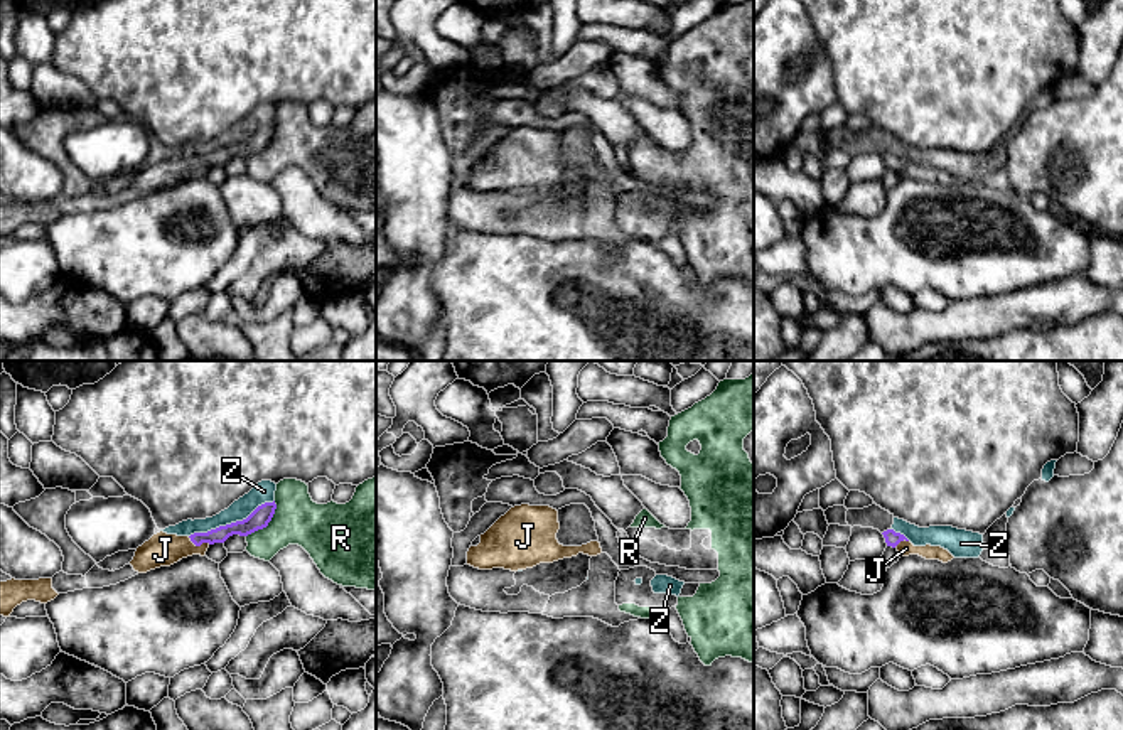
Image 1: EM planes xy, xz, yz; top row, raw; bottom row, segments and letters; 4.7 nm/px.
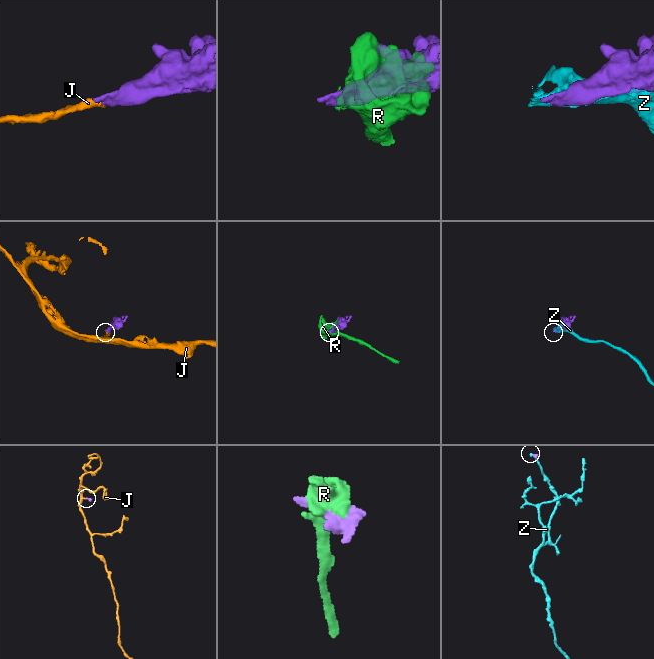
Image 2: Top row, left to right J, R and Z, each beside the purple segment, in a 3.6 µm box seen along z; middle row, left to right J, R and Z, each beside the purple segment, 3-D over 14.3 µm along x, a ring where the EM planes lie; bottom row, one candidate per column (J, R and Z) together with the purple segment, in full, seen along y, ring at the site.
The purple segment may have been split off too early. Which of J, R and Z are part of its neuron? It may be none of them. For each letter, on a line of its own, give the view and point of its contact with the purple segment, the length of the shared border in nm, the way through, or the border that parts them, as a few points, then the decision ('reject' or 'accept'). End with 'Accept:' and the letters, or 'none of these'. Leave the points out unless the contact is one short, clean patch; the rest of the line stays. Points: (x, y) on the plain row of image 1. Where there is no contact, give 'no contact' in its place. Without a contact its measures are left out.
J: xy (199, 167) | 120 nm | across xy (247, 149), (231, 150), (199, 167), (162, 172) | accept
R: xy (268, 144) | 220 nm | reject
Z: xy (231, 145) | 440 nm | reject
Accept: J

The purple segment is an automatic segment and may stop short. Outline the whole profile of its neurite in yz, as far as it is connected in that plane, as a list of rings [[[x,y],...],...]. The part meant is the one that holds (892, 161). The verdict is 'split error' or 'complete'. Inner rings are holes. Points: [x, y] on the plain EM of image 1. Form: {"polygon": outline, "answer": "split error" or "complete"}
{"polygon": [[[887,152],[882,155],[887,169],[895,170],[902,179],[919,177],[926,182],[939,182],[943,185],[951,184],[954,179],[941,169],[914,169],[904,157]]], "answer": "split error"}

